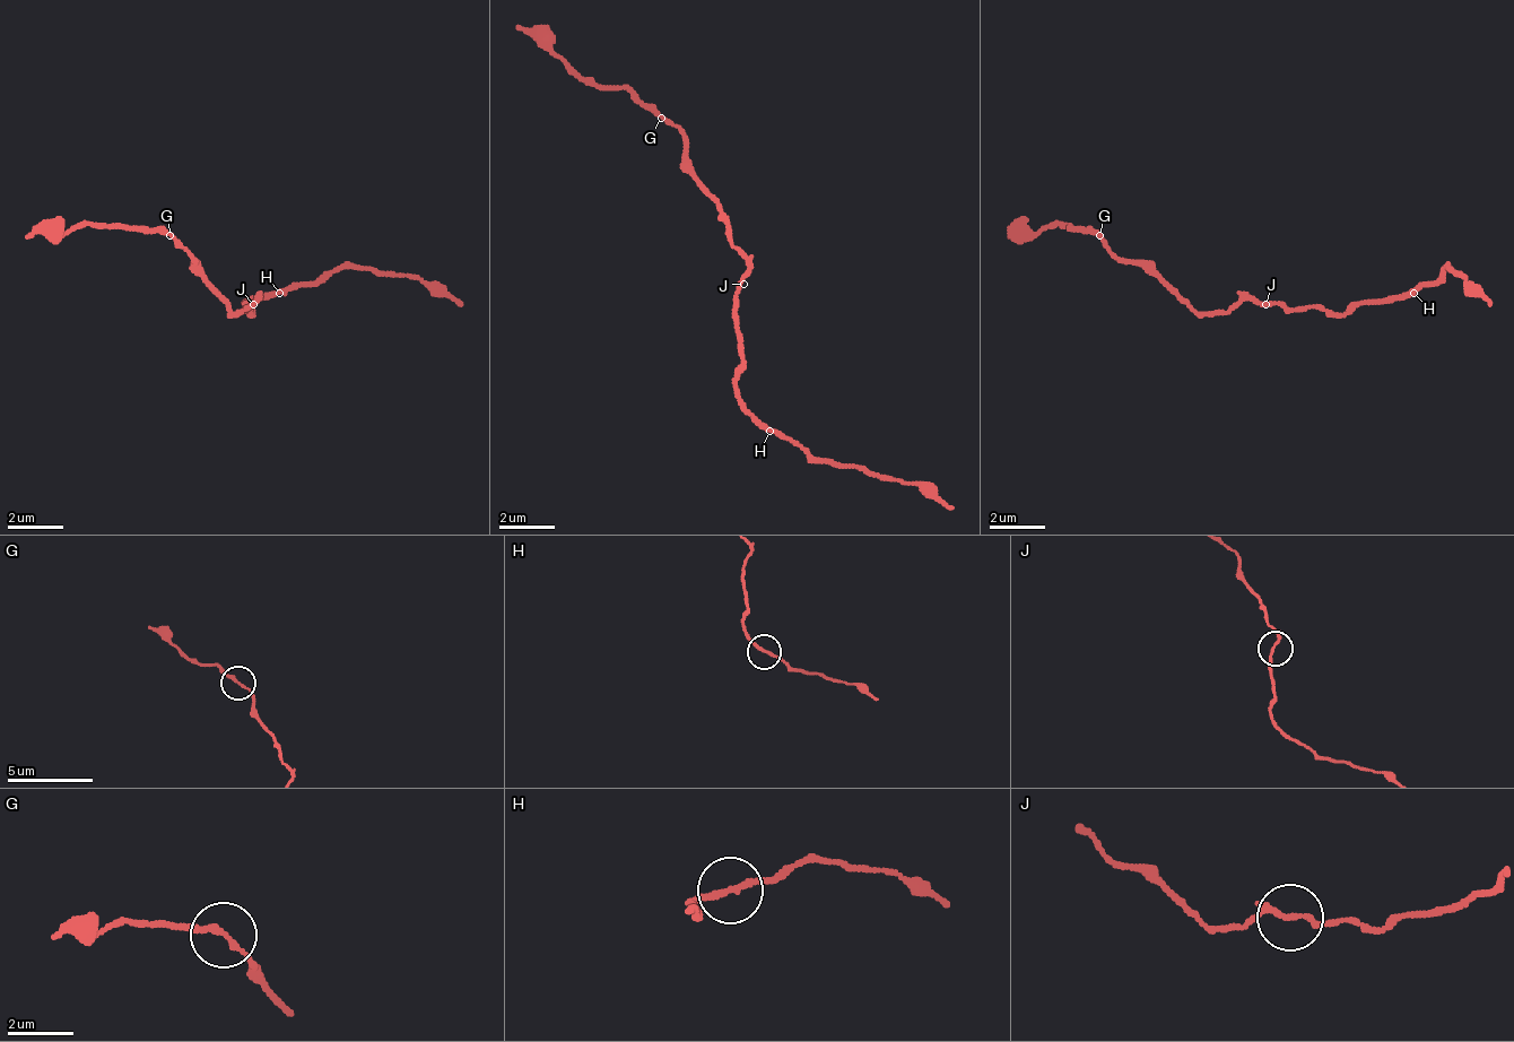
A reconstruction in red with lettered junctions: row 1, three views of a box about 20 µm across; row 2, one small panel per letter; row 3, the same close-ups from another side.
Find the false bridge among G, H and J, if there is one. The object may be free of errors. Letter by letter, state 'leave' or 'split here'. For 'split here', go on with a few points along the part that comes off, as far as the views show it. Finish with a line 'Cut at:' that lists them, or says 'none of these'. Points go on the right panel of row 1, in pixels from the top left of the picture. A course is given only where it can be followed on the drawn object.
G: leave
H: split here; course (1411, 291), (1446, 270), (1453, 270), (1488, 304)
J: leave
Cut at: H

